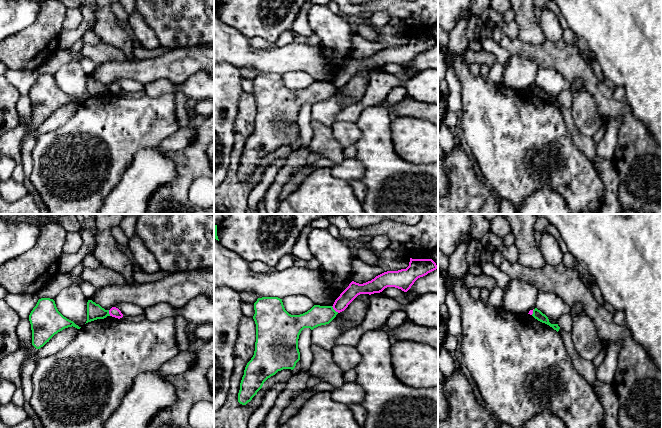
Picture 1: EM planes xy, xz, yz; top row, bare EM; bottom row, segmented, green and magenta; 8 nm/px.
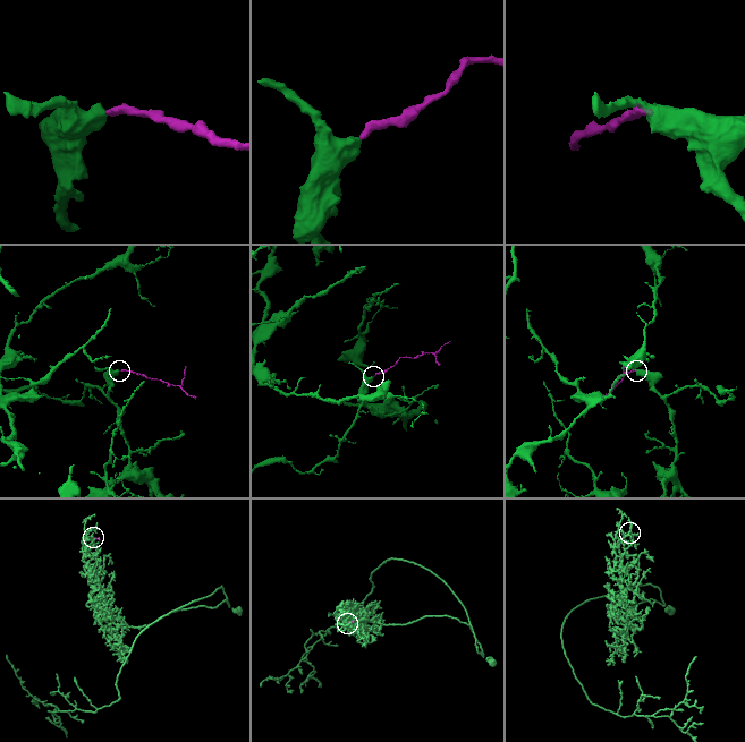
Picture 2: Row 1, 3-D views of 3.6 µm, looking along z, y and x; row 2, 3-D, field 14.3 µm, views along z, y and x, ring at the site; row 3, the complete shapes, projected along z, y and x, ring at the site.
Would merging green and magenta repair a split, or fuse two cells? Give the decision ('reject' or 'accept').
reject

